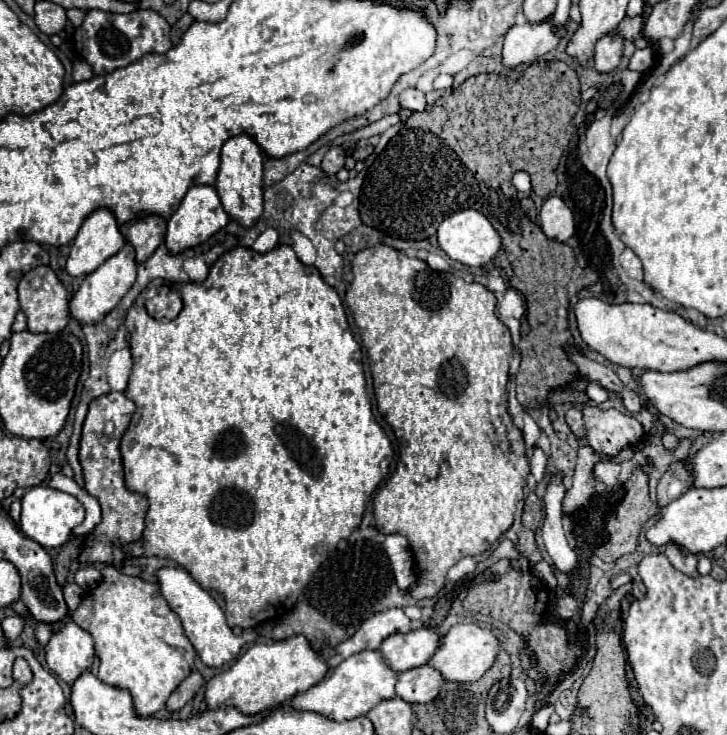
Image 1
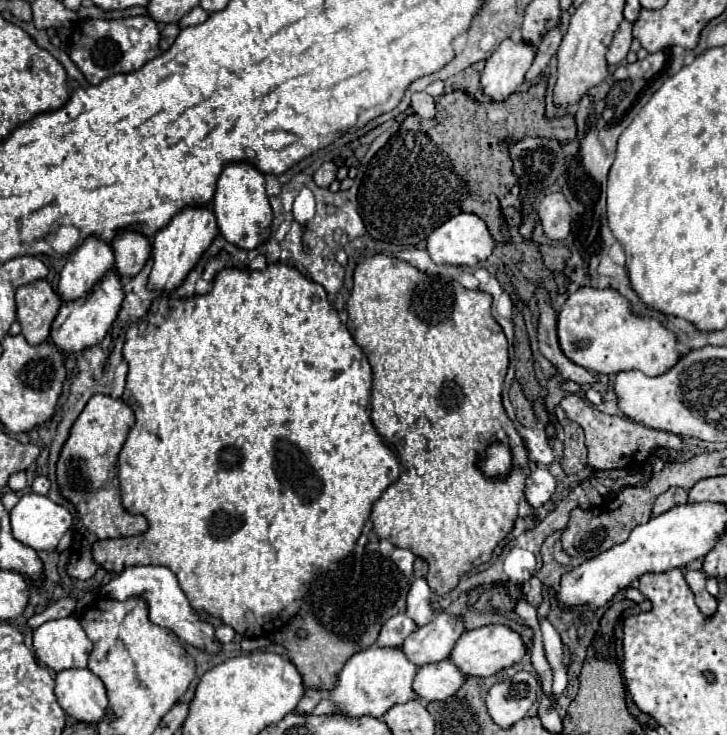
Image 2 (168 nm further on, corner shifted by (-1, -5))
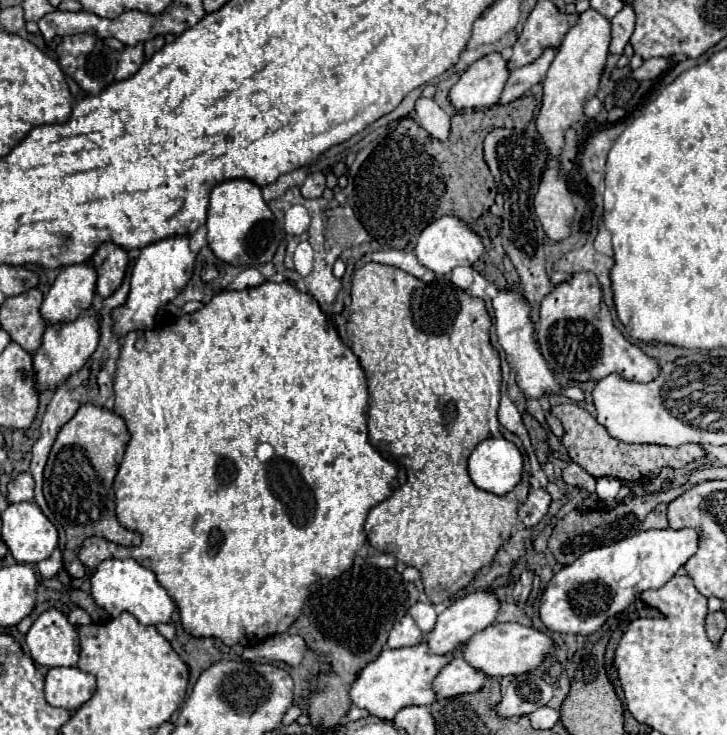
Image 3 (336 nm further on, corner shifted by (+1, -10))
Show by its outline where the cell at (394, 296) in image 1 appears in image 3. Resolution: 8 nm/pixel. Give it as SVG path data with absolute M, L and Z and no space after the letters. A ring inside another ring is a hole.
M368 262L354 272L351 304L344 315L347 317L346 342L358 356L368 378L370 444L378 452L402 458L408 470L406 482L368 514L364 524L366 538L376 550L392 554L406 566L418 568L424 592L432 604L448 602L472 582L480 568L490 566L498 548L512 536L512 528L518 522L518 506L530 490L528 460L520 484L504 496L476 488L468 476L468 456L490 436L488 412L496 412L500 400L500 358L498 352L494 354L488 336L492 320L480 298L466 296L464 290L454 288L450 282L426 284L400 272L400 268L376 262Z

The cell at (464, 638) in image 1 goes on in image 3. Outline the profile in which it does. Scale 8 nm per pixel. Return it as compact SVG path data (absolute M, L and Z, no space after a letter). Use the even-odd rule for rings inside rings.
M492 624L486 630L472 636L462 646L462 656L472 664L474 668L480 668L488 676L502 678L502 676L518 676L524 672L536 670L546 656L554 650L554 640L534 628L522 626L522 624Z

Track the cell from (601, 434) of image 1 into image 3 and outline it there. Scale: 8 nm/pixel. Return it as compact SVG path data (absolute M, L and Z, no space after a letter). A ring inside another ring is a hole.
M574 402L554 406L550 412L564 426L564 434L560 442L568 450L572 462L580 464L594 478L610 476L626 482L650 484L664 466L684 468L686 464L694 460L702 460L706 456L700 444L684 444L678 448L670 448L670 446L656 446L656 444L624 444L620 440L614 440L612 436L608 436L608 432L604 432L604 428L600 428L600 424L596 424L596 418L592 414L588 414L584 408L580 408Z

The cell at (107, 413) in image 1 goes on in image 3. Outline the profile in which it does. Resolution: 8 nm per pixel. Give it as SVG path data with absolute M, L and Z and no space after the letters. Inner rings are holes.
M84 404L74 414L74 418L64 424L52 446L44 468L44 498L56 522L64 526L64 568L74 578L82 578L86 574L86 568L78 560L78 550L88 536L106 536L106 540L122 546L140 544L140 536L120 526L114 514L112 482L118 472L120 458L124 456L128 438L130 434L126 430L126 424L118 414L94 404Z

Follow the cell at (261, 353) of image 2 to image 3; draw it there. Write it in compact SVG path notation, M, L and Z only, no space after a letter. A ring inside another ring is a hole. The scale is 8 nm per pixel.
M264 282L256 288L240 292L218 292L210 304L202 306L198 312L180 316L171 323L164 325L162 330L130 332L124 338L114 380L114 412L124 418L130 434L124 460L114 480L116 518L124 528L138 532L142 542L128 552L126 546L90 536L81 546L78 558L88 568L94 568L100 560L108 558L134 558L140 566L156 574L158 584L176 602L180 622L188 634L194 638L218 638L226 646L254 646L264 638L282 634L290 628L290 624L300 616L310 594L310 586L316 580L334 580L352 568L356 550L366 542L366 516L372 506L386 500L398 486L398 470L368 442L368 416L364 414L368 410L368 388L364 370L360 368L354 352L340 340L330 318L320 312L316 298L306 292L298 292L290 282Z

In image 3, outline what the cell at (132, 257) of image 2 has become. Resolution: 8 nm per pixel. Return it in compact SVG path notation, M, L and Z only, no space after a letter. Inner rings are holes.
M106 242L102 244L90 260L86 260L96 270L96 294L100 298L108 298L122 282L126 266L128 266L128 254L124 248Z

